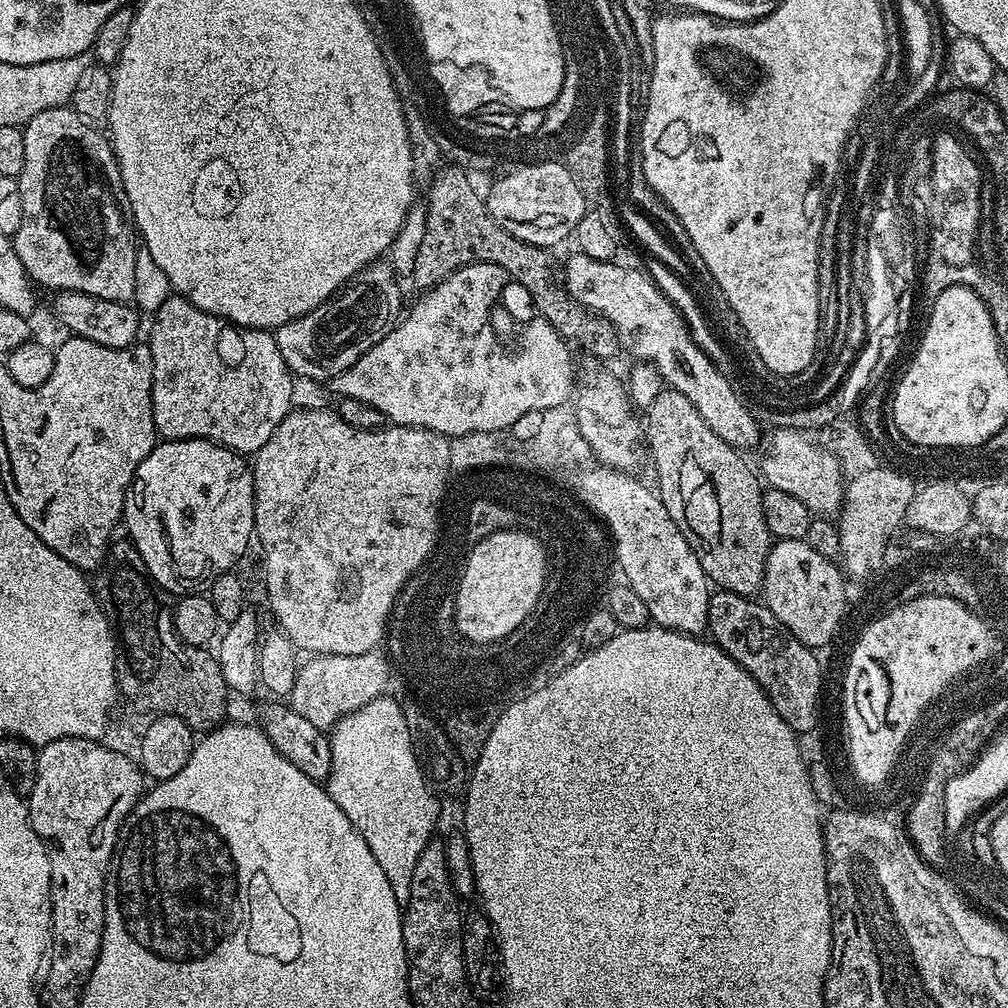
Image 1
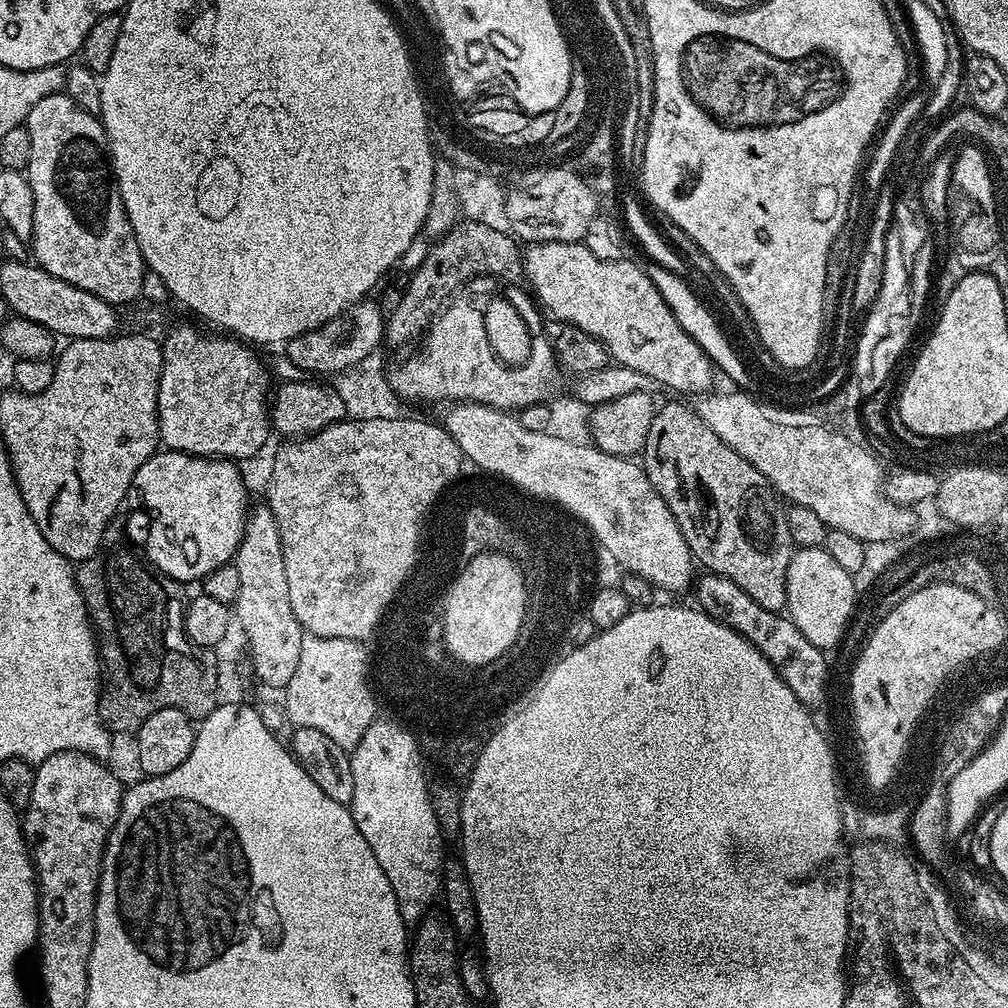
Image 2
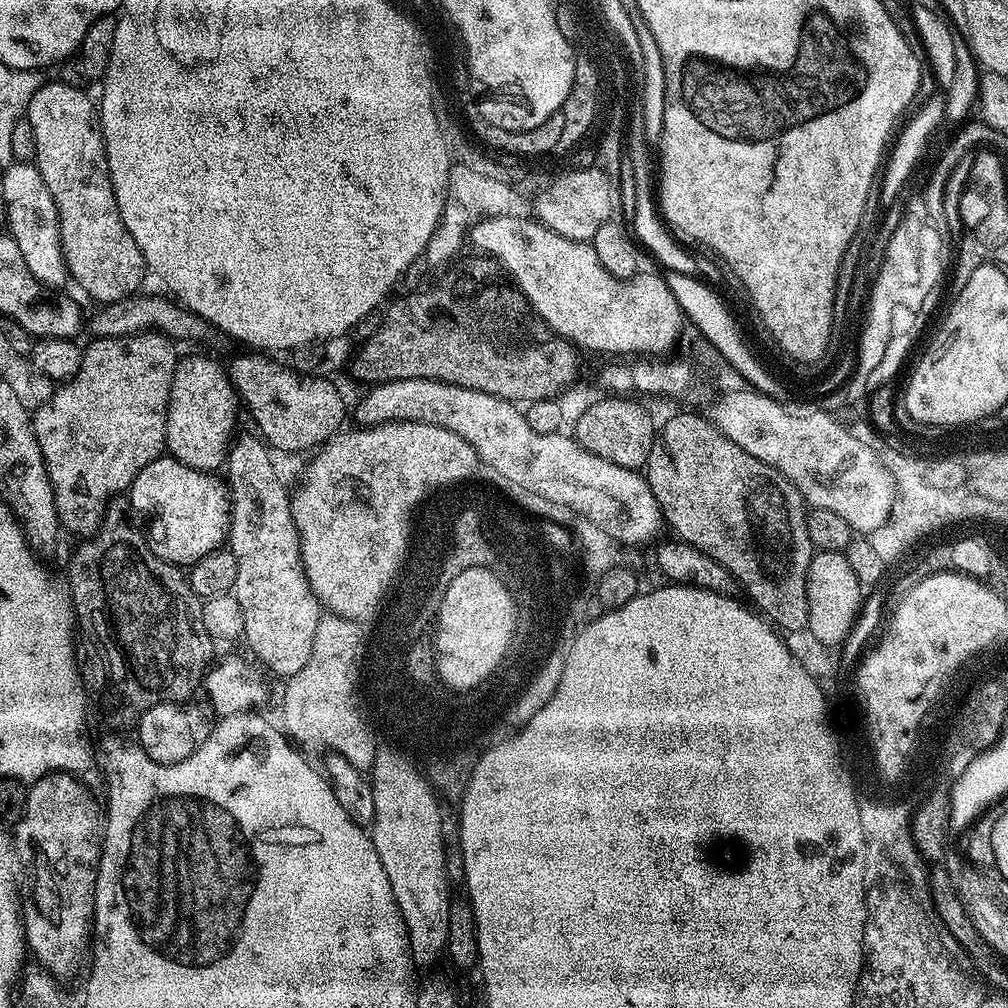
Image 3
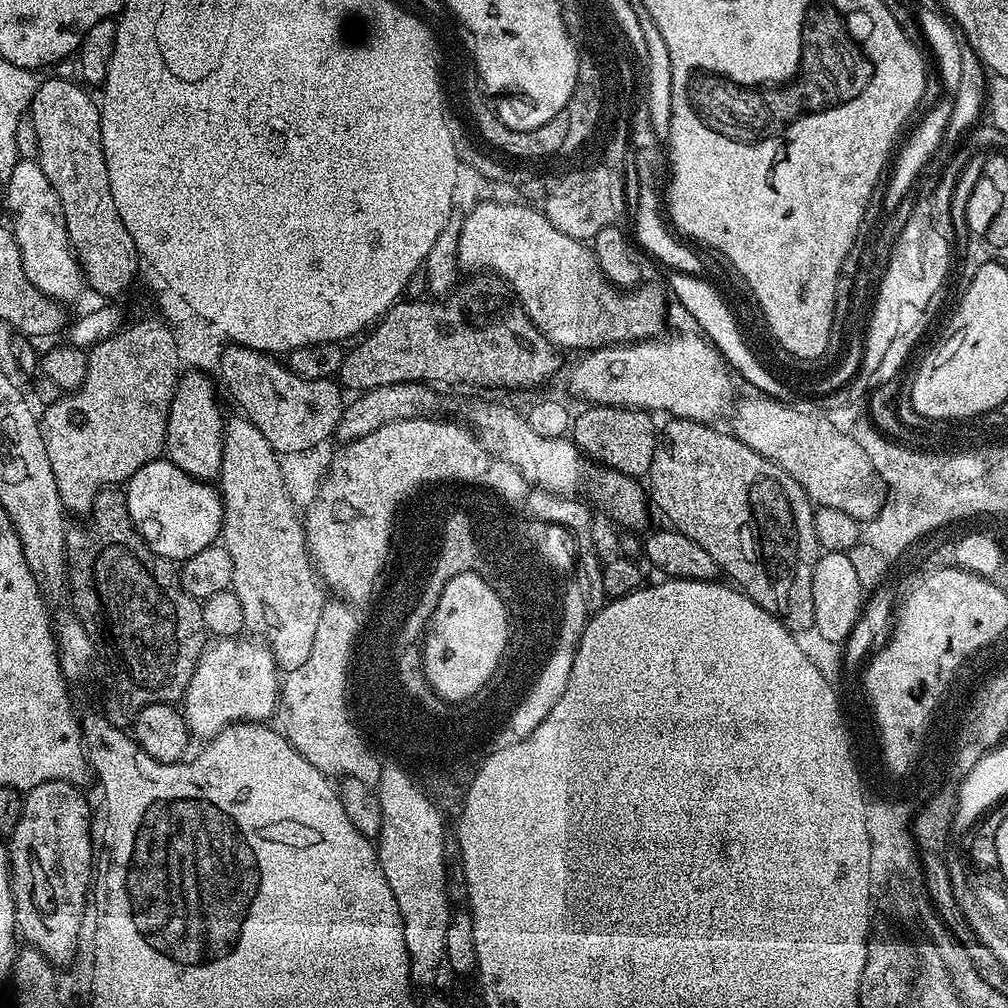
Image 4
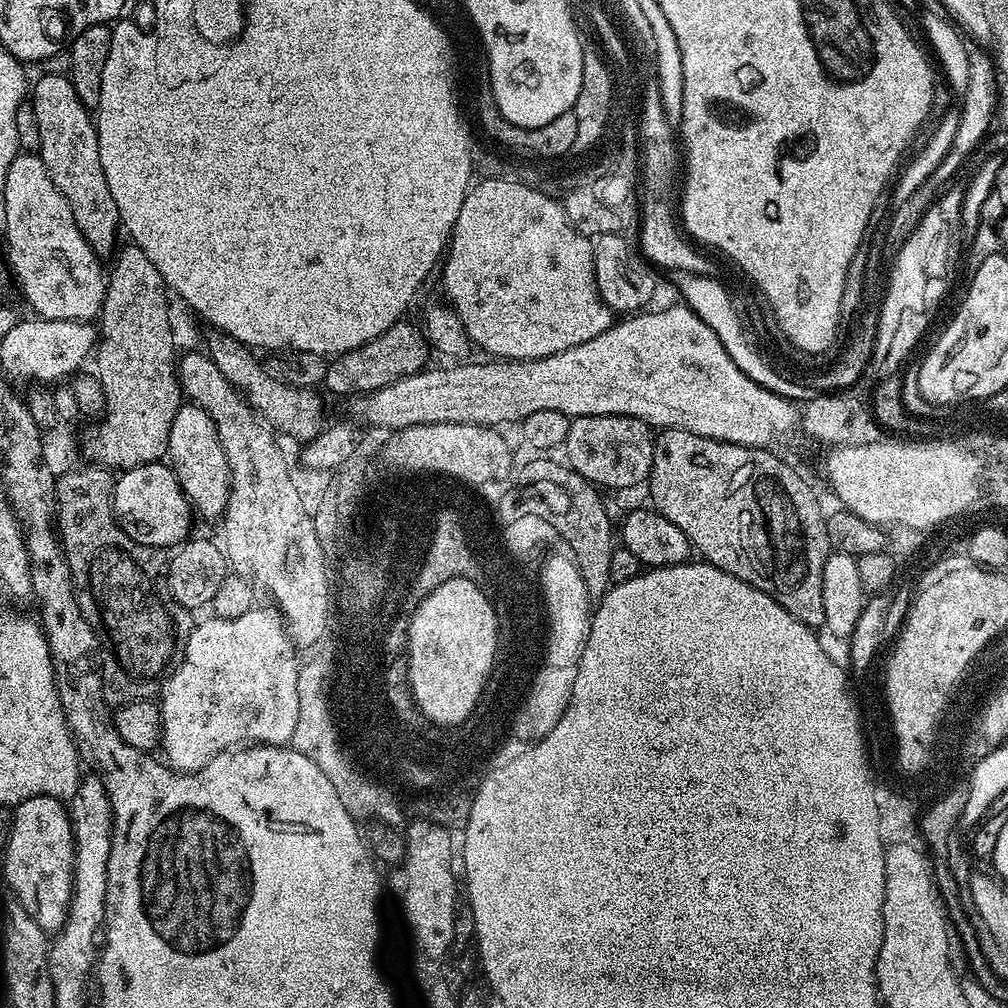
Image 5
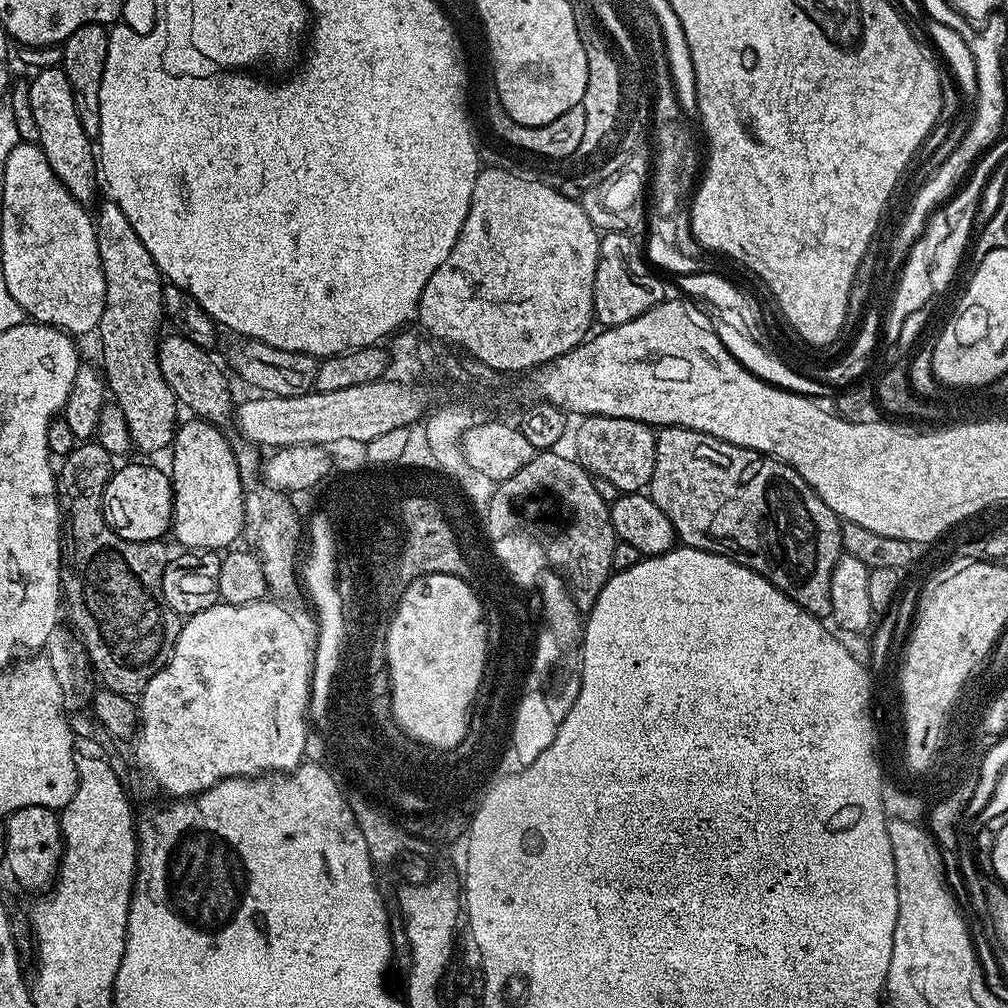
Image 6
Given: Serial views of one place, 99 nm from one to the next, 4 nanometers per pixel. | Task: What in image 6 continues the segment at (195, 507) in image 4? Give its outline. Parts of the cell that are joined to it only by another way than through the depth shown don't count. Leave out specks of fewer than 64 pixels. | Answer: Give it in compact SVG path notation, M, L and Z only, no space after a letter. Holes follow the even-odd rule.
M152 464L117 467L104 488L104 517L119 536L130 542L167 537L172 527L172 482L169 473Z

